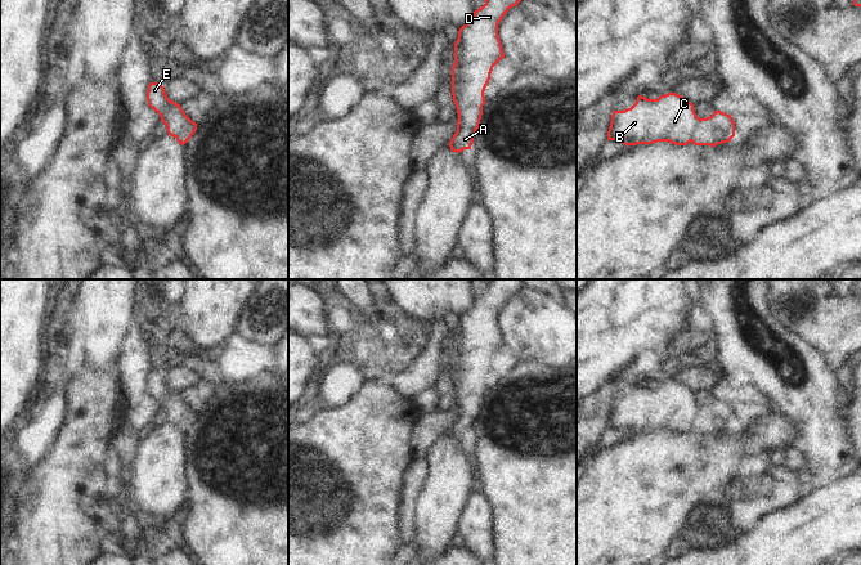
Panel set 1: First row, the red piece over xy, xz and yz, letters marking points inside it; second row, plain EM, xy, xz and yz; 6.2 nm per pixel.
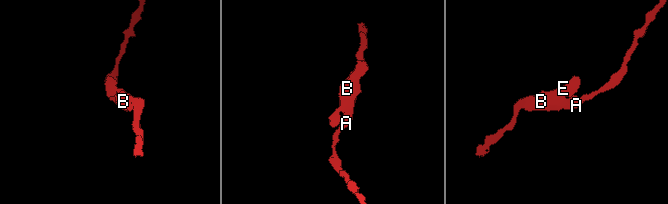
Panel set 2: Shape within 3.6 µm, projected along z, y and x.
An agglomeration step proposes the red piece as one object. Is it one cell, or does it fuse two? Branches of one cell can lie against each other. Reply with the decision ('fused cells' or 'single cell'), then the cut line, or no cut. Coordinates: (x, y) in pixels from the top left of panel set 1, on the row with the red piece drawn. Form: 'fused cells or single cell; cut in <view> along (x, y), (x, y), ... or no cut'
single cell; no cut

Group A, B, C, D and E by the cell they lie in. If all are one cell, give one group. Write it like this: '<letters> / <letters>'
A B C D E

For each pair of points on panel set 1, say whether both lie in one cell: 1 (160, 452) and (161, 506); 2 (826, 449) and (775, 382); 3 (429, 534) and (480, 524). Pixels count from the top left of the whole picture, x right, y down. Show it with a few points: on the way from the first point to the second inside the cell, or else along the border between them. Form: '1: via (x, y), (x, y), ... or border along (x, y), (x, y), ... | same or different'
1: via (160, 465), (160, 493) | same
2: via (821, 433), (821, 429), (792, 399) | same
3: border along (466, 501), (458, 519), (456, 534) | different

